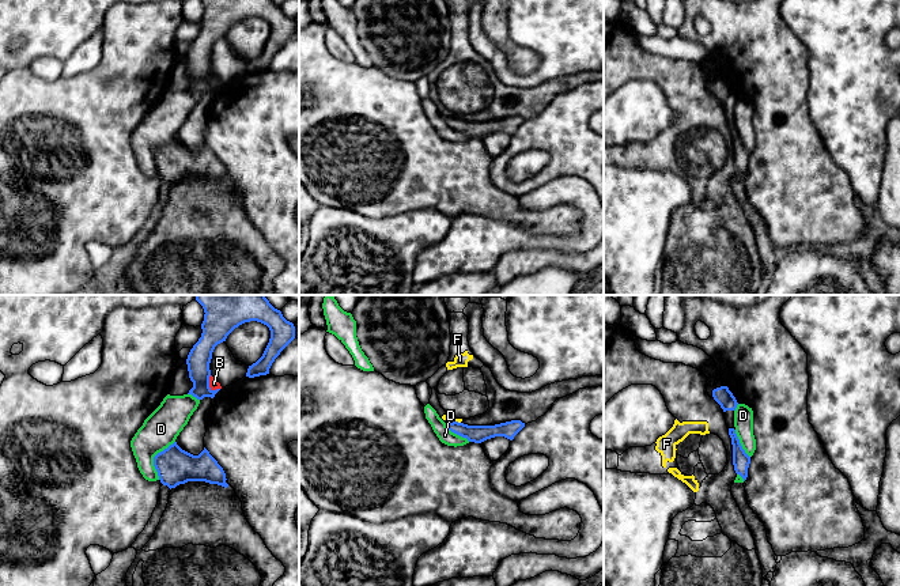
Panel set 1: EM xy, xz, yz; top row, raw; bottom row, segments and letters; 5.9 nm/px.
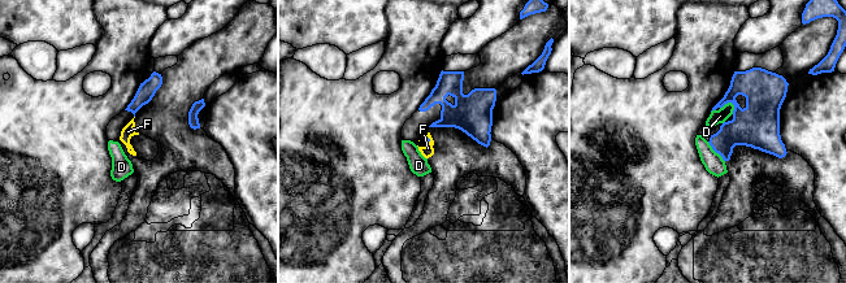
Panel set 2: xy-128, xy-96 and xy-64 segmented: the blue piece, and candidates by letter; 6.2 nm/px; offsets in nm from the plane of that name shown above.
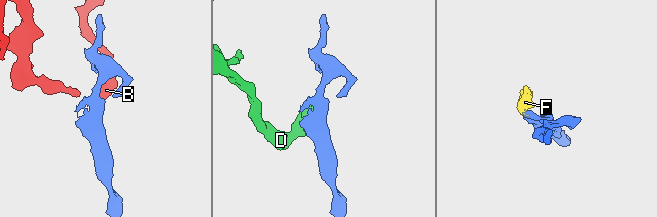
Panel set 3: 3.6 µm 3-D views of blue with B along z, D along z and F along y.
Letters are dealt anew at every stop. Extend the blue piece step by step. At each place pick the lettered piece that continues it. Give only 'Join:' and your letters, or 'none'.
Join: none

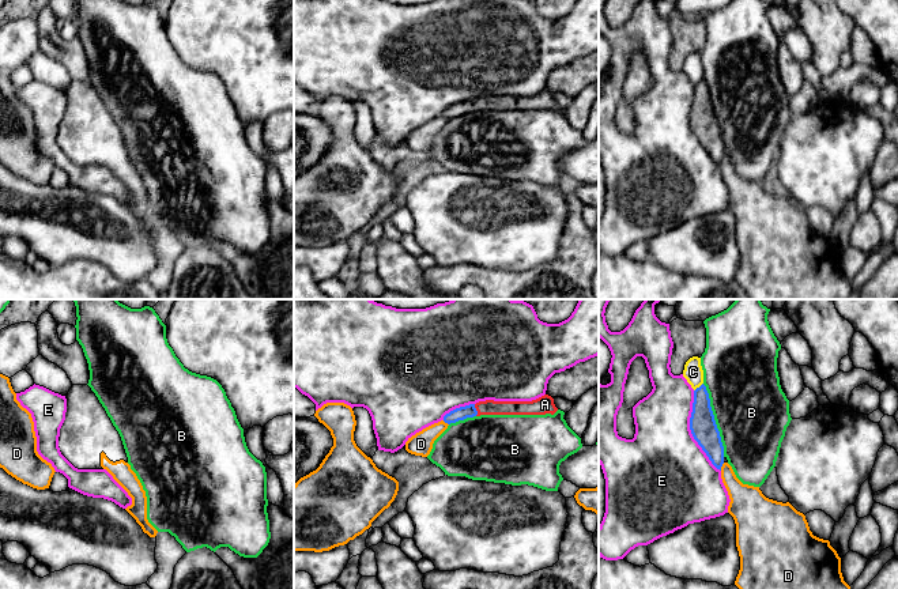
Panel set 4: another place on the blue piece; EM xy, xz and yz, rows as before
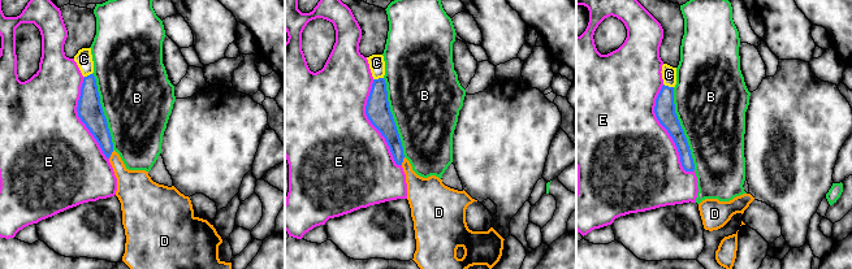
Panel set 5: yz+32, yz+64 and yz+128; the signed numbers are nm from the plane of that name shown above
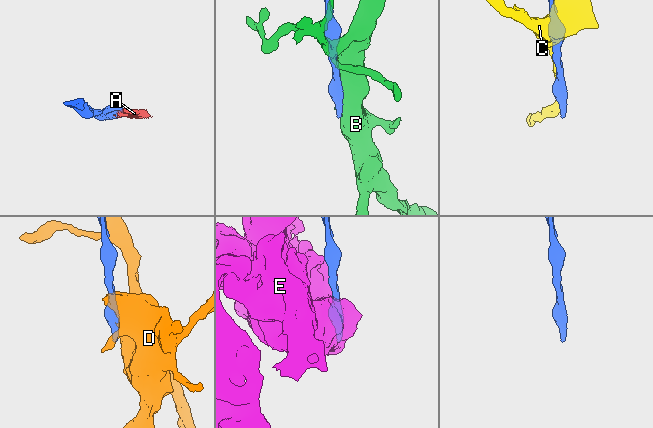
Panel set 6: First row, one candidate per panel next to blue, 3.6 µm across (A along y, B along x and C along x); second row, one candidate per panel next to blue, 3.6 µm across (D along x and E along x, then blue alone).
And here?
Join: A

